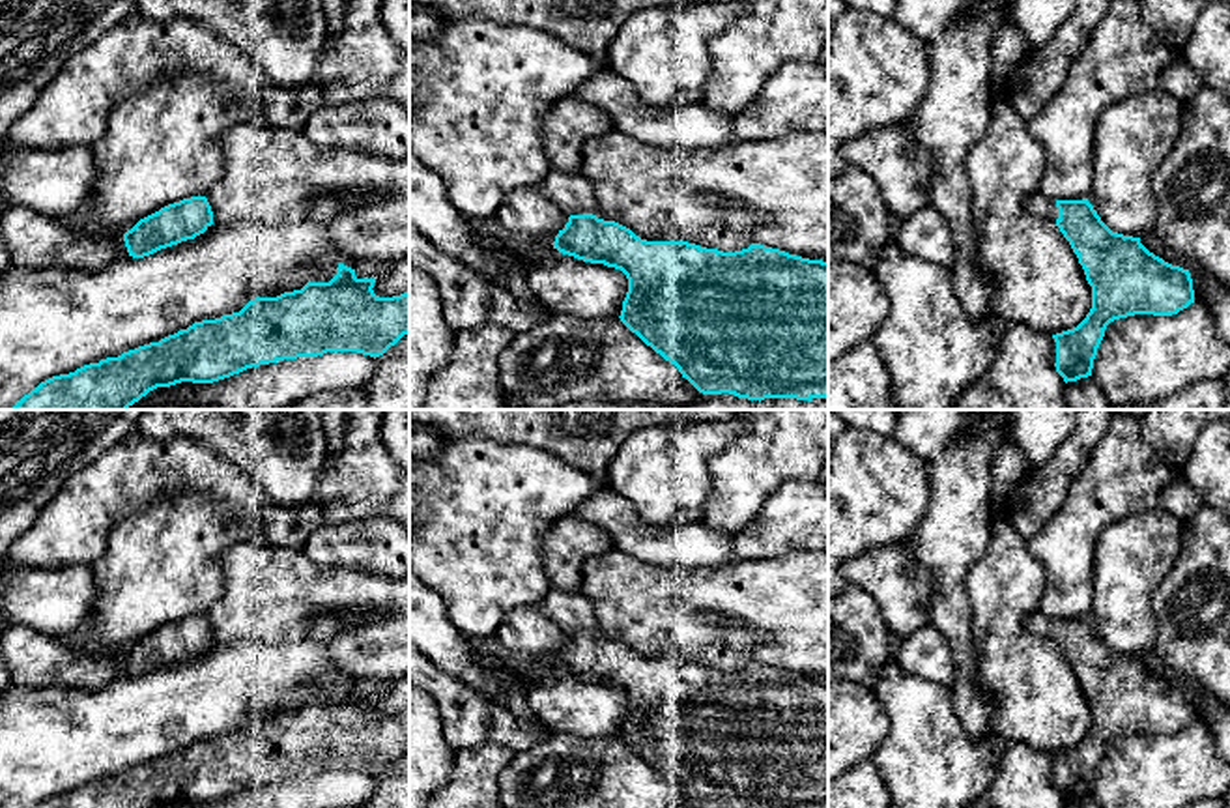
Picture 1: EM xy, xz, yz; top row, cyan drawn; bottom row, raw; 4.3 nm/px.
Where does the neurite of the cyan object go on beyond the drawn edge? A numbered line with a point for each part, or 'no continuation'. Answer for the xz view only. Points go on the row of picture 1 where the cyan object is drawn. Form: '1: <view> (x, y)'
1: xz (574, 195)

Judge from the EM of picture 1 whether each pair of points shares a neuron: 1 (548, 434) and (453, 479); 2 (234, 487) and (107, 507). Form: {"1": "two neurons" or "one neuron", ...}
{"1": "two neurons", "2": "one neuron"}

